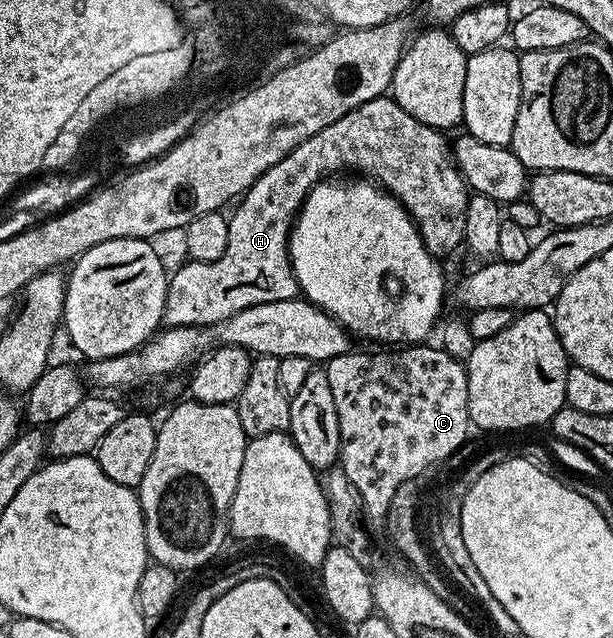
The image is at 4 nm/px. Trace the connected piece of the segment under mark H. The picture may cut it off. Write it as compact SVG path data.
M391 96L375 97L352 109L342 119L330 123L330 127L322 127L310 139L298 143L290 155L286 155L274 167L270 167L239 198L237 207L228 217L230 239L226 243L226 251L222 259L214 259L214 263L202 263L191 259L168 279L168 294L164 304L163 324L174 325L217 325L238 311L246 311L246 307L254 307L258 303L278 303L296 297L298 286L292 264L288 258L288 237L292 233L292 225L300 206L308 197L308 193L317 183L329 175L336 175L343 165L352 169L361 169L361 174L371 175L387 192L391 193L403 205L404 210L412 217L416 230L420 232L422 243L432 256L445 259L464 241L466 227L466 211L470 188L463 175L456 167L449 150L444 150L445 134L439 129L431 129L414 115L402 111L402 107L393 101Z

